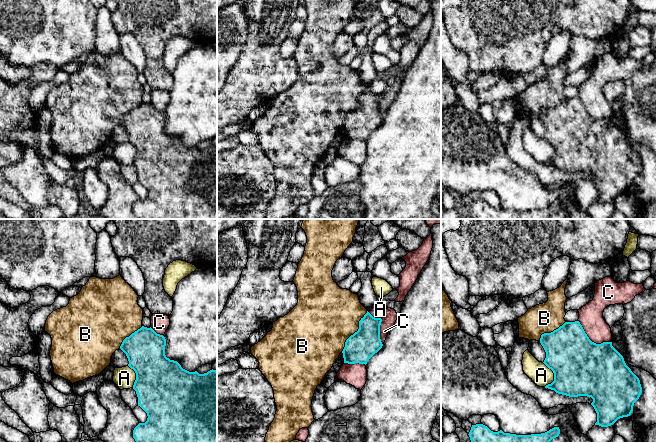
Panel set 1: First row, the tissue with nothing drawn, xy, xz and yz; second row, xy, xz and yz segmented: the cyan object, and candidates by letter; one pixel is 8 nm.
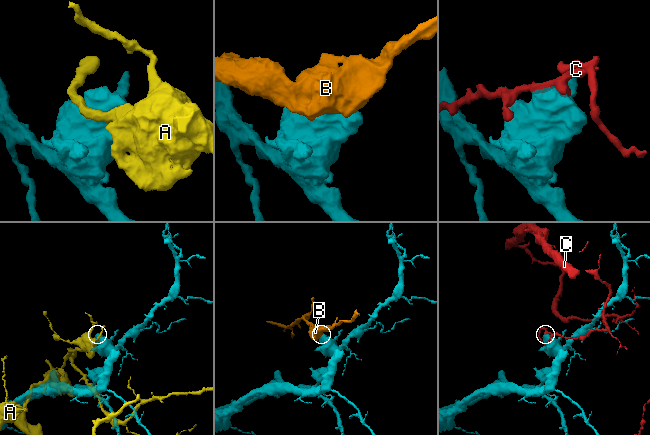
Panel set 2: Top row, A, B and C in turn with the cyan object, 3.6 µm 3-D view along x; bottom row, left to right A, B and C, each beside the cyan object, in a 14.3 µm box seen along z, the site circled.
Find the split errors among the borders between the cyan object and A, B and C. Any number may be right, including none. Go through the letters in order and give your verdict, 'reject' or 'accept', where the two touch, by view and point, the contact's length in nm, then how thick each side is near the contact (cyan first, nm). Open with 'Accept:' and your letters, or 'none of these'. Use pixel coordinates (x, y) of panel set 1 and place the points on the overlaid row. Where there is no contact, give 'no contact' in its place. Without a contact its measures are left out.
Accept: B
A: reject; contact yz (554, 375); length 200 nm; calibres 460 and 170 nm
B: accept; contact xz (355, 332); length 400 nm; calibres 240 and 480 nm
C: reject; contact yz (590, 340); length 320 nm; calibres 460 and 190 nm

